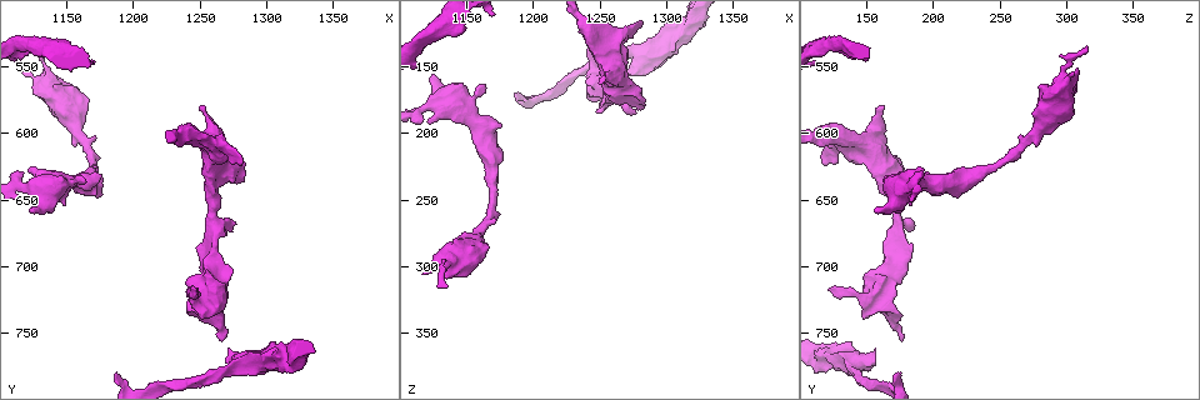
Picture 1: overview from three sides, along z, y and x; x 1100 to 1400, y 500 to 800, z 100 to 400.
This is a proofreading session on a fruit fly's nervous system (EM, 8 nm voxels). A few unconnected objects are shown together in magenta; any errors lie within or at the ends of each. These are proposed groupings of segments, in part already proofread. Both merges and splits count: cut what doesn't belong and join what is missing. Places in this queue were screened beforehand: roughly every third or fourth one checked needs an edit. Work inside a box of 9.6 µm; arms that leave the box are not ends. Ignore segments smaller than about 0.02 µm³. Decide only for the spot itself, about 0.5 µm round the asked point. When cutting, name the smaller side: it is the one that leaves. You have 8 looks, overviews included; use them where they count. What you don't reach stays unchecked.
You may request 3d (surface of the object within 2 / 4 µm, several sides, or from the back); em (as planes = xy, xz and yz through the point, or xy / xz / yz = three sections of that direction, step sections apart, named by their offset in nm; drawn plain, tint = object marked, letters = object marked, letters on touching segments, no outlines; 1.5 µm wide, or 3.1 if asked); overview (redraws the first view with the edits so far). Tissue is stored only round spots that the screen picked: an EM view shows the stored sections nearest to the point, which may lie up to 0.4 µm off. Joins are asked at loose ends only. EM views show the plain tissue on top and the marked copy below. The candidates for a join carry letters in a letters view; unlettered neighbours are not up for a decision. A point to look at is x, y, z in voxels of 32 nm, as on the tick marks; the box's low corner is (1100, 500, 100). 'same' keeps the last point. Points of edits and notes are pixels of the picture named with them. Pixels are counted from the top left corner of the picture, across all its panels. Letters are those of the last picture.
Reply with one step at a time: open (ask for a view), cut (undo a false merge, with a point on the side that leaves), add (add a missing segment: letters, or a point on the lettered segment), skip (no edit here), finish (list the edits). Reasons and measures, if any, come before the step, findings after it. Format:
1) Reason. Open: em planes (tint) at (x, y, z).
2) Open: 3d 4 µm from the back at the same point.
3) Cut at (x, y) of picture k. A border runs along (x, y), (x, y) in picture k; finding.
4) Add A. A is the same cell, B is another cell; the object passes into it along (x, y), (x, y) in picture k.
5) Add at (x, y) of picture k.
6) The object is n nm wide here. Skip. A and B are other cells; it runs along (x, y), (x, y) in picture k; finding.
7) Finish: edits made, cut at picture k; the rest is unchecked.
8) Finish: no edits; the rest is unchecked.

Tapers out. Open: 3d 4 µm from the back at (1264, 756, 176).

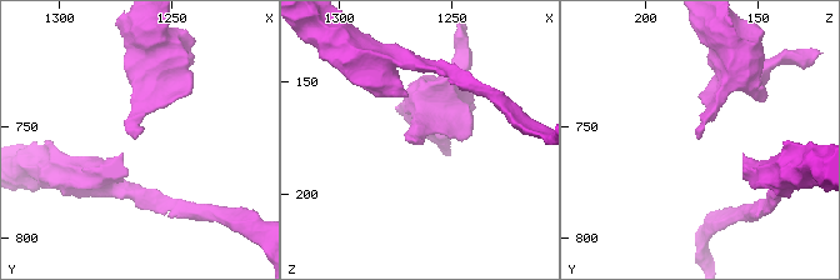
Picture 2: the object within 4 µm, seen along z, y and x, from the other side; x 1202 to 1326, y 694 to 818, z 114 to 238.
Need the tissue. Open: em planes (letters) at (1266, 755, 178).

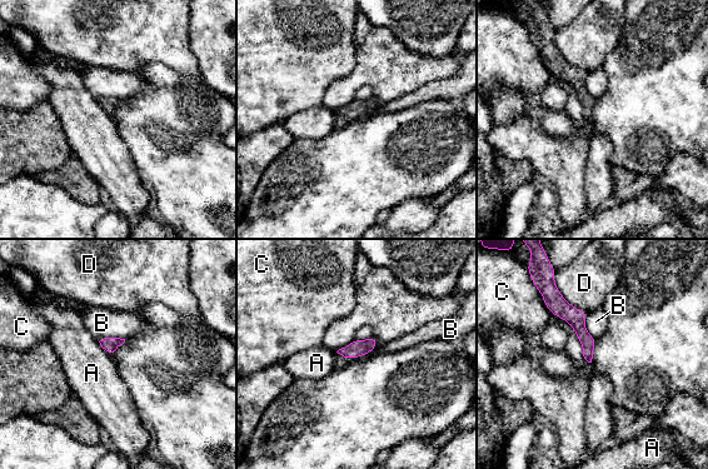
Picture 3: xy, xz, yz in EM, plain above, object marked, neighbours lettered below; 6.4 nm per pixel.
Skip. A, B, C and D are other cells; it runs along (558, 295), (588, 342), (588, 357) in picture 3; none of them fits.

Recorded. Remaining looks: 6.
Free end. Open: em planes (letters) at (1246, 716, 122).

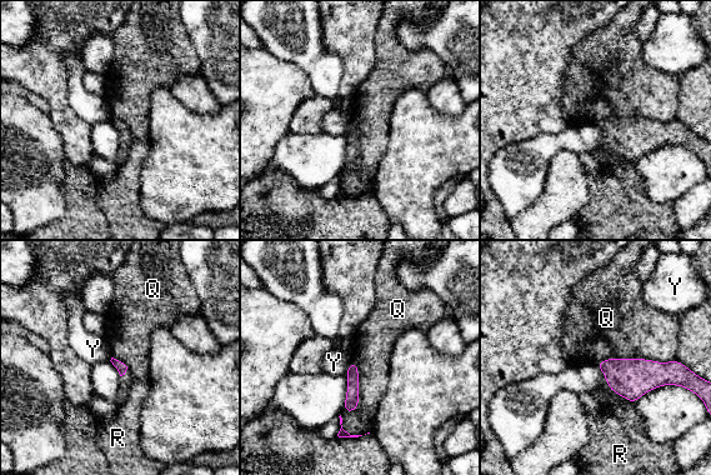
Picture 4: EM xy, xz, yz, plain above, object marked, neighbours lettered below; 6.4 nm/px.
Skip. Q, R and Y are other cells; no lettered segment goes on from it.

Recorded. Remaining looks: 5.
Thick end. Open: 3d 4 µm at (1126, 658, 154).

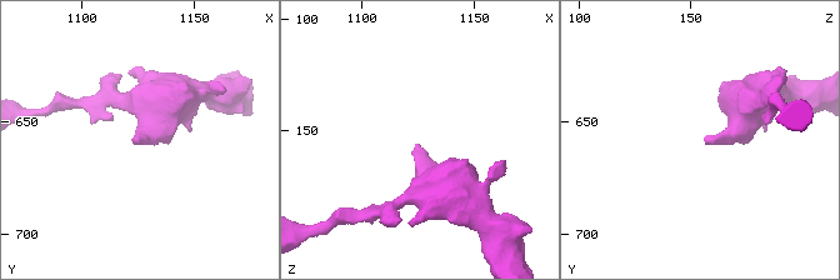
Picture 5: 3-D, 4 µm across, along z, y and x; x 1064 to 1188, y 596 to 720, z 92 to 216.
Need the tissue. Open: em planes (letters) at (1124, 656, 156).

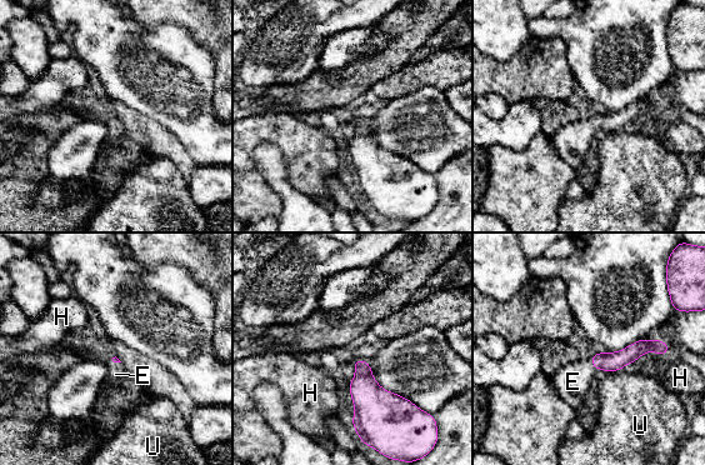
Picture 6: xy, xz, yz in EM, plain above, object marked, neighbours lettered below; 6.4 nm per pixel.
Add E. E is the same cell, H and U are other cells; the object passes into it along (608, 361), (591, 364), (573, 381) in picture 6; it goes on there.

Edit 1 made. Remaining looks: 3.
Finish: edits made, add at picture 6; the rest is unchecked.

